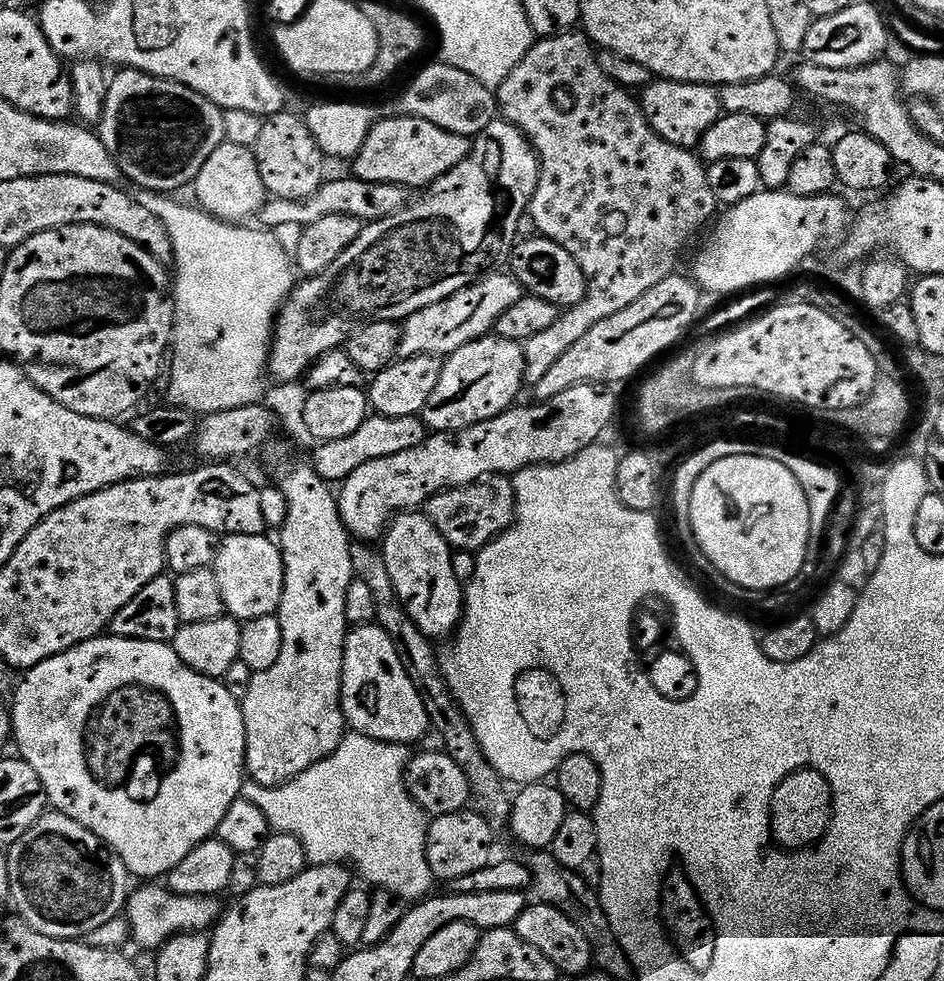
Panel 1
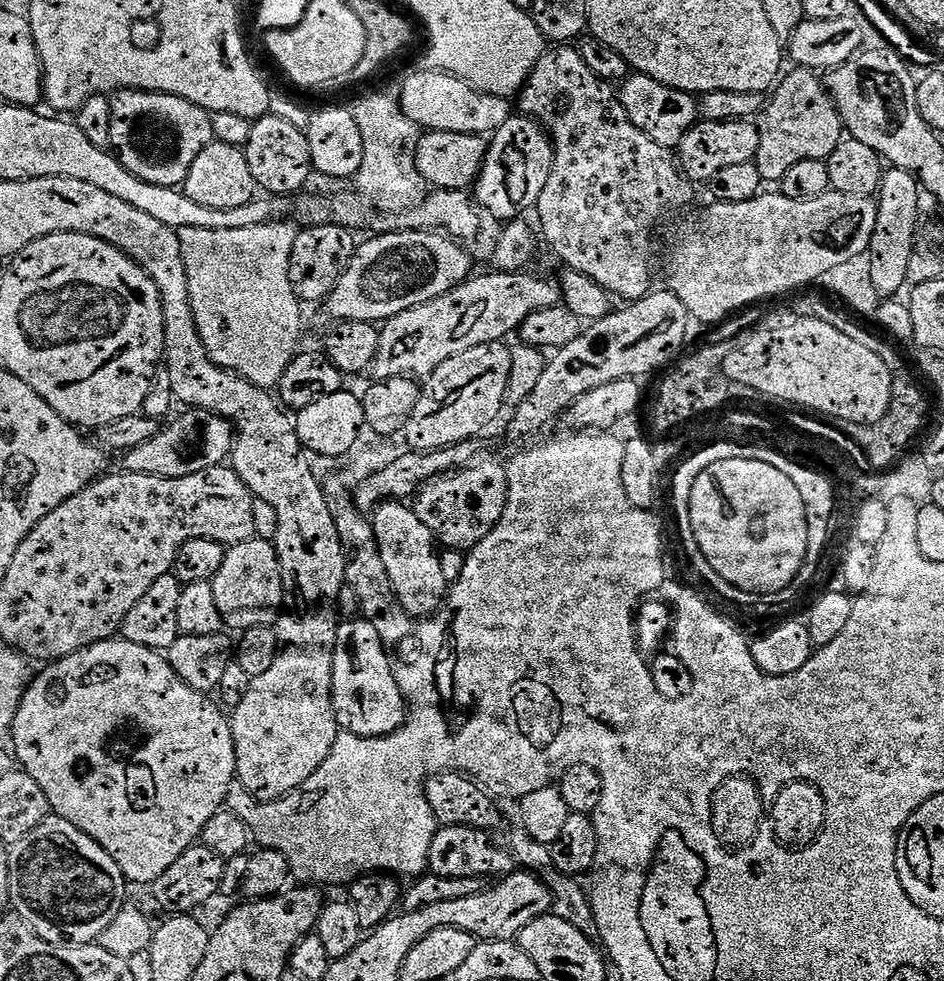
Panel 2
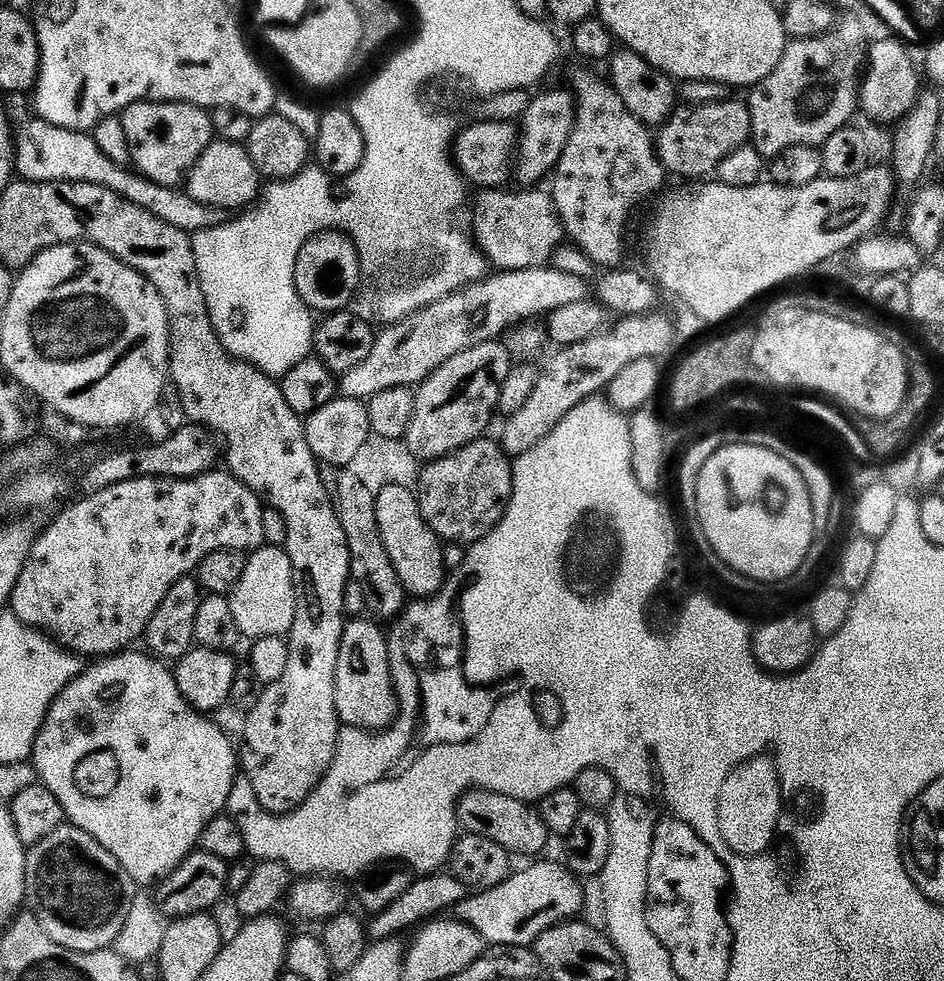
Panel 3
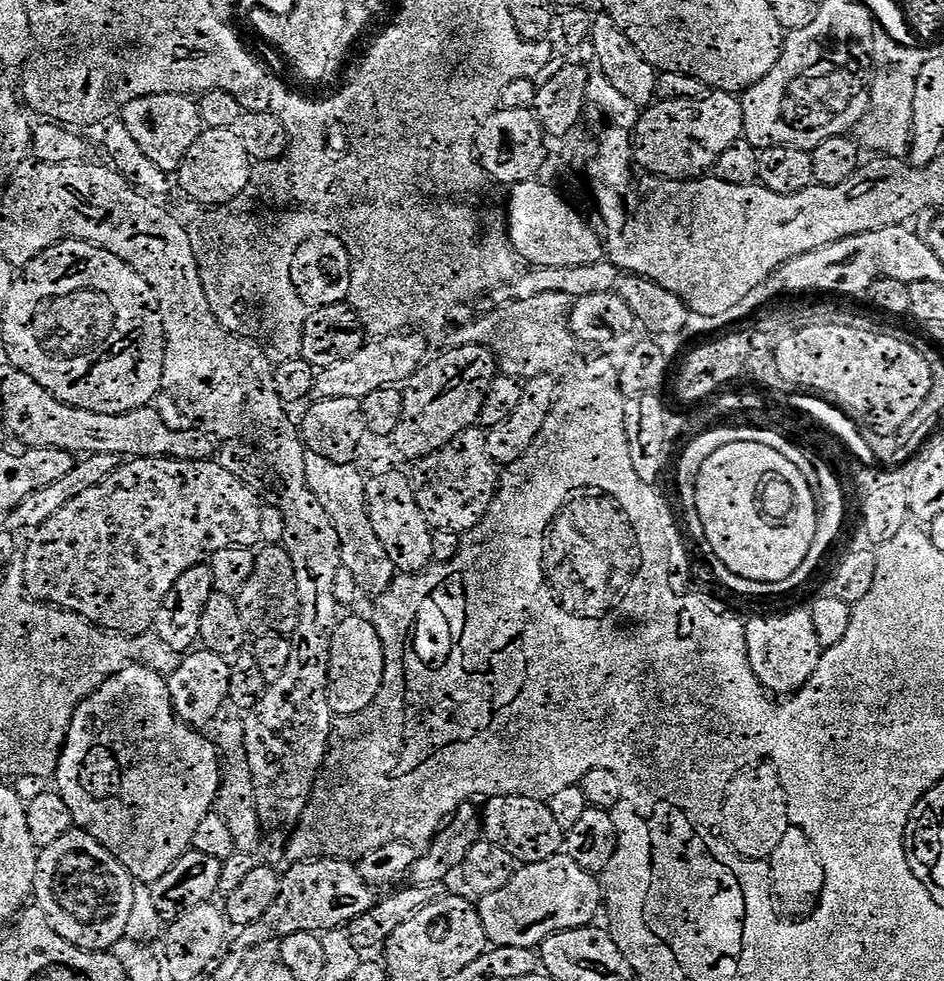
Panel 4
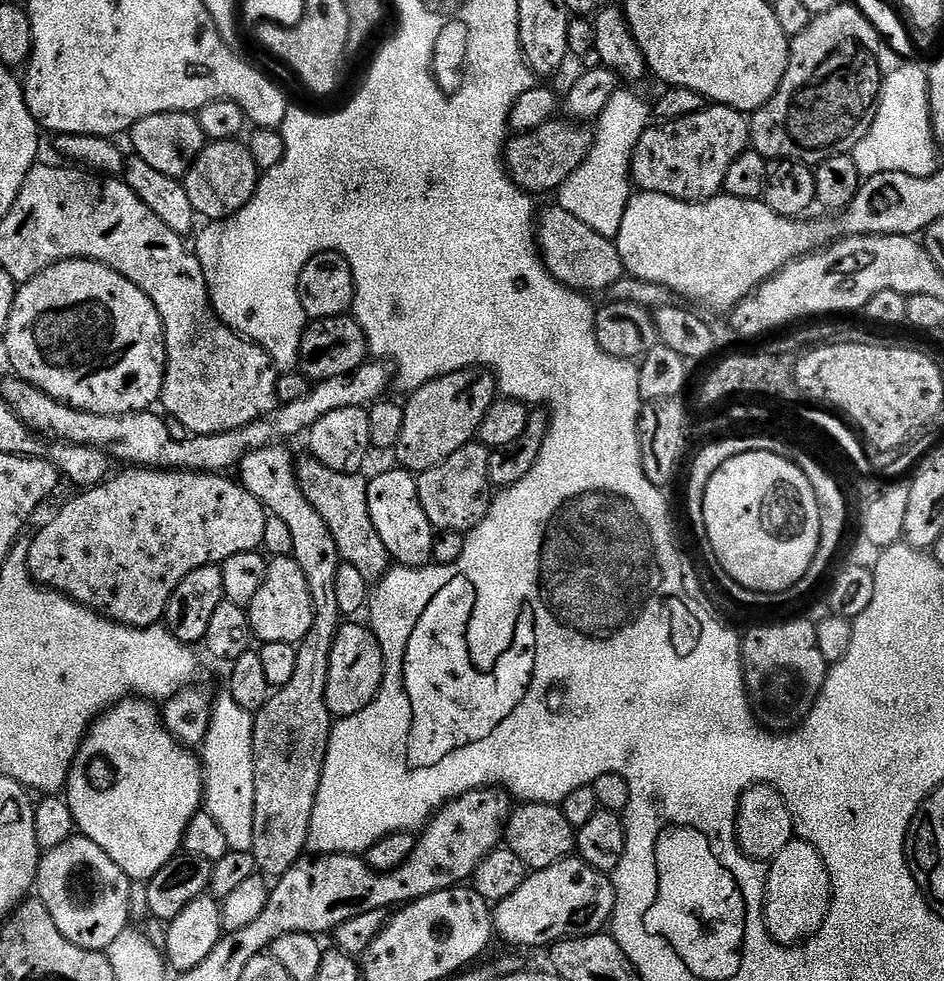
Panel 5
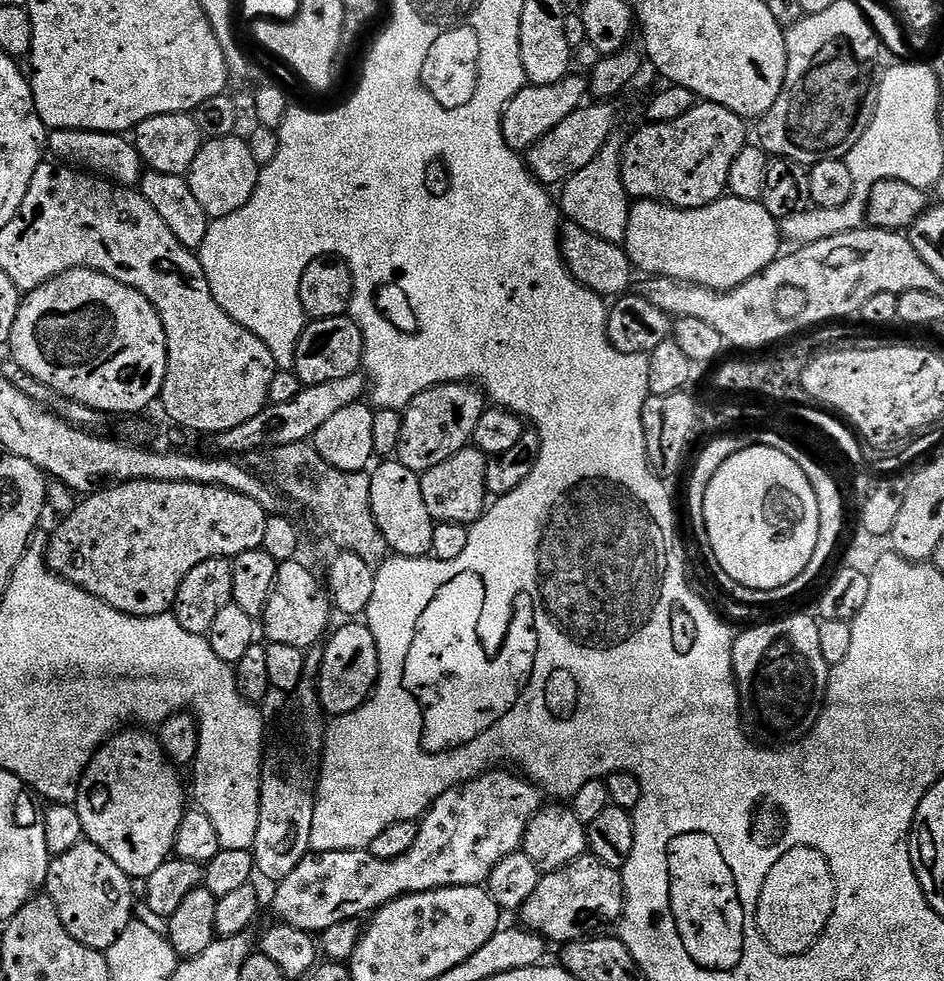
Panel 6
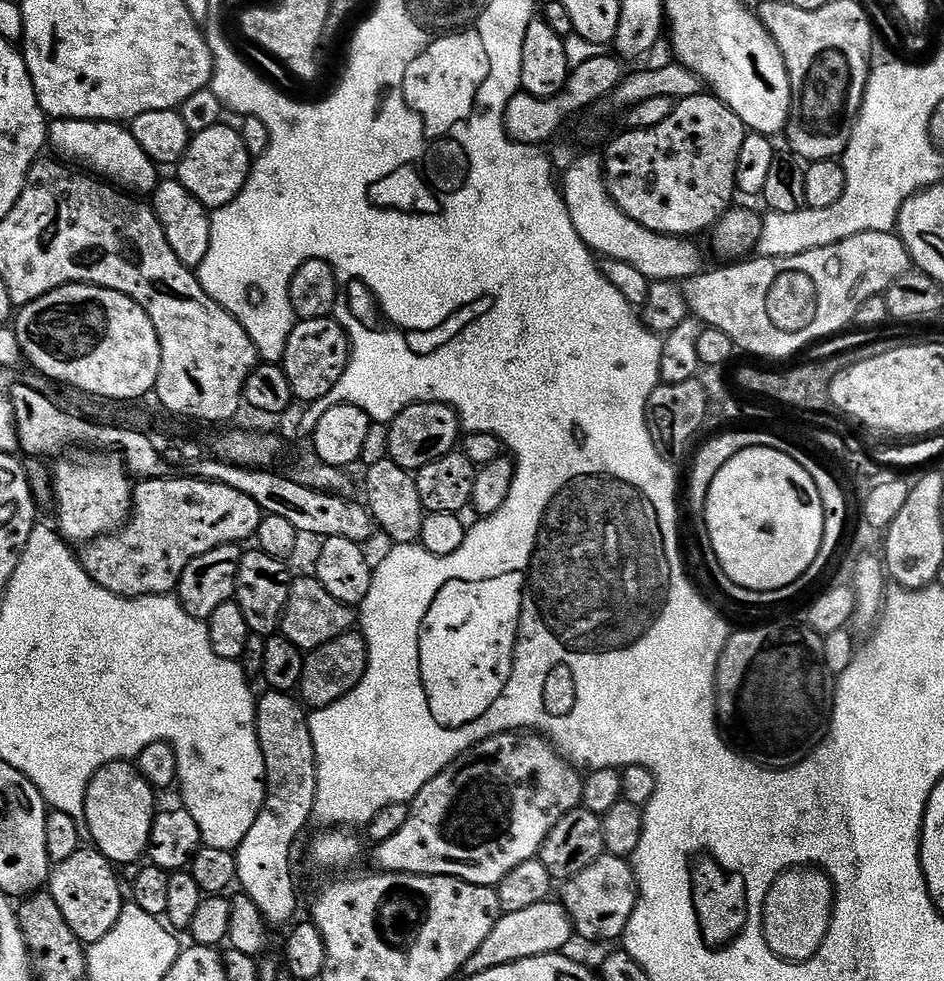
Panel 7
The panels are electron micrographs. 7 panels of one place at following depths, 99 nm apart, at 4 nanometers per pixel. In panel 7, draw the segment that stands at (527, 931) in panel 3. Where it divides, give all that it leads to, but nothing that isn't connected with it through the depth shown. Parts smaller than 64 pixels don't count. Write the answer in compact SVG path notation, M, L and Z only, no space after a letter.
M602 855L574 878L563 881L562 905L575 935L584 940L616 940L623 937L636 905L636 876L631 863L622 856Z

